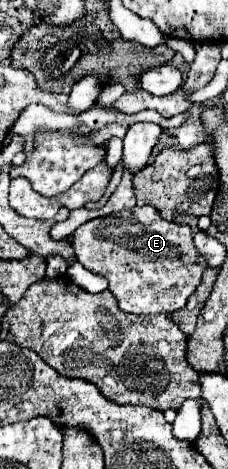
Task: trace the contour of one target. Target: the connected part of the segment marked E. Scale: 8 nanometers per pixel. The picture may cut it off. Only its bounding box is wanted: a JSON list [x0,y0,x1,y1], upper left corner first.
[71,205,205,315]

